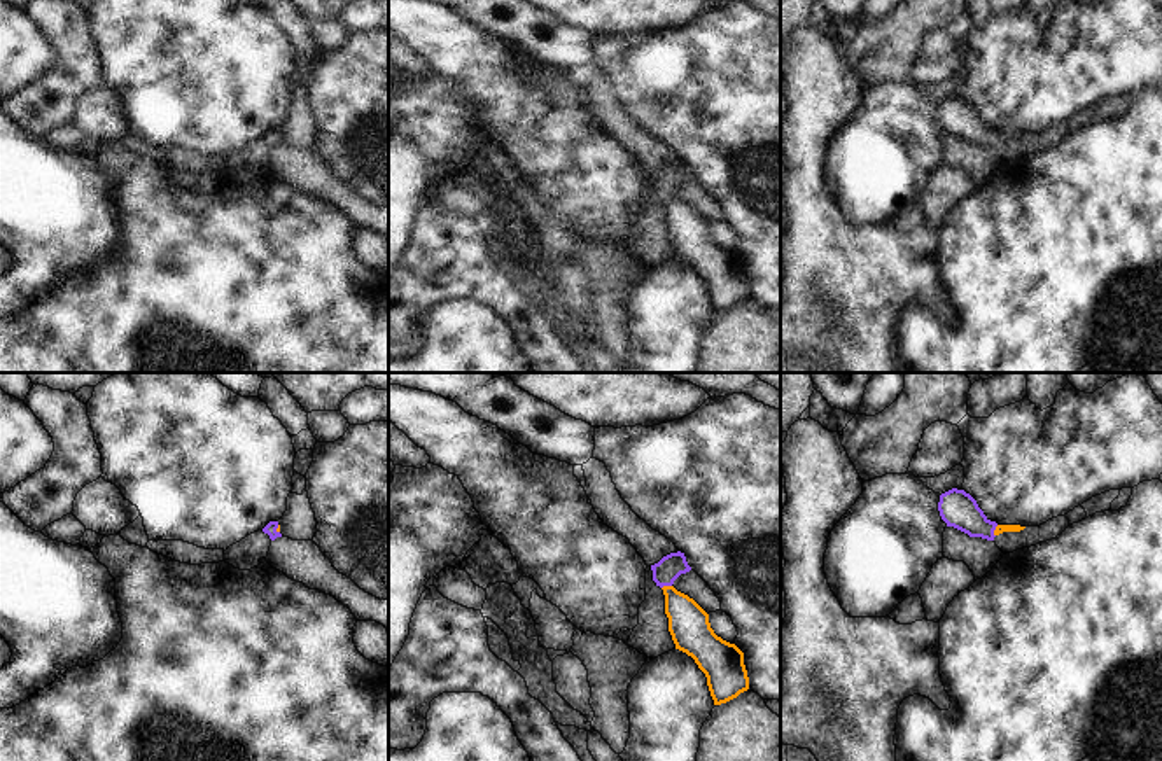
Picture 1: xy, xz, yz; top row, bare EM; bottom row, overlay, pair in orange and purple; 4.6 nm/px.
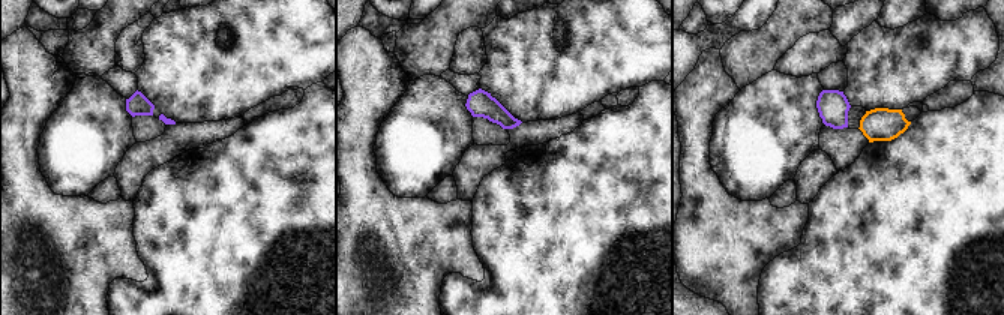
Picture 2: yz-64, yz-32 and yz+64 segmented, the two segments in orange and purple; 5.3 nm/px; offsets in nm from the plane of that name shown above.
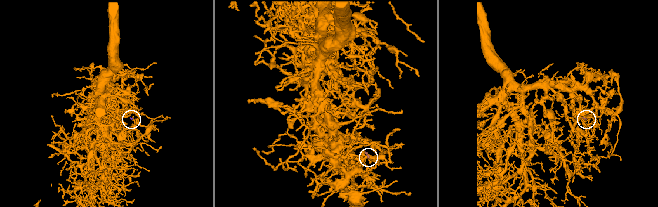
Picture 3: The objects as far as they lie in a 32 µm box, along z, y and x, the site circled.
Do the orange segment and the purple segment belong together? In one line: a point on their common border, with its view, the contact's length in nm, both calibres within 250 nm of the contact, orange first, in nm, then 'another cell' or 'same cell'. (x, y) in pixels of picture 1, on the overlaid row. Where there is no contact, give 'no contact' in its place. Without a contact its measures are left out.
meets orange in yz at (994, 530); contact 60 nm long; 50 nm thick on the orange side, 170 nm on the other; same cell

